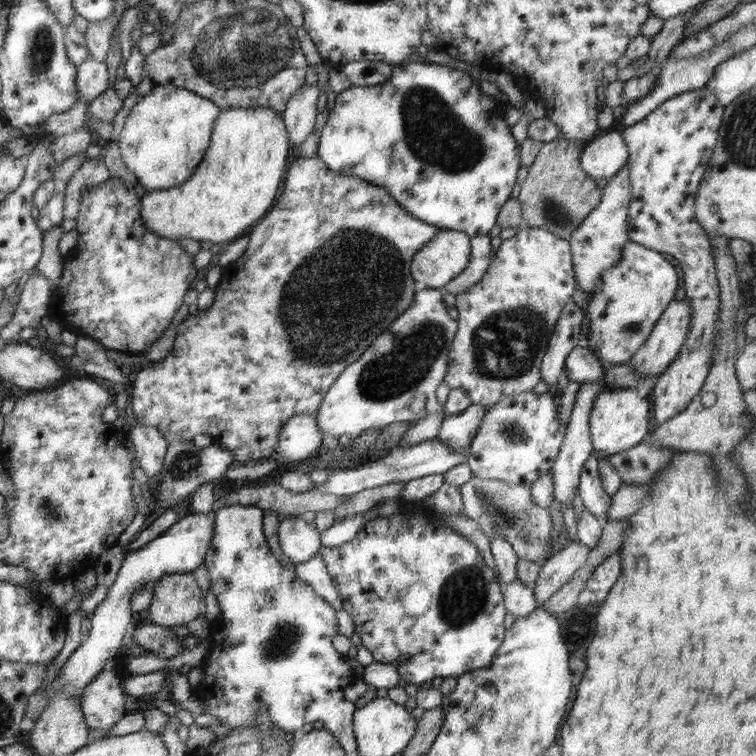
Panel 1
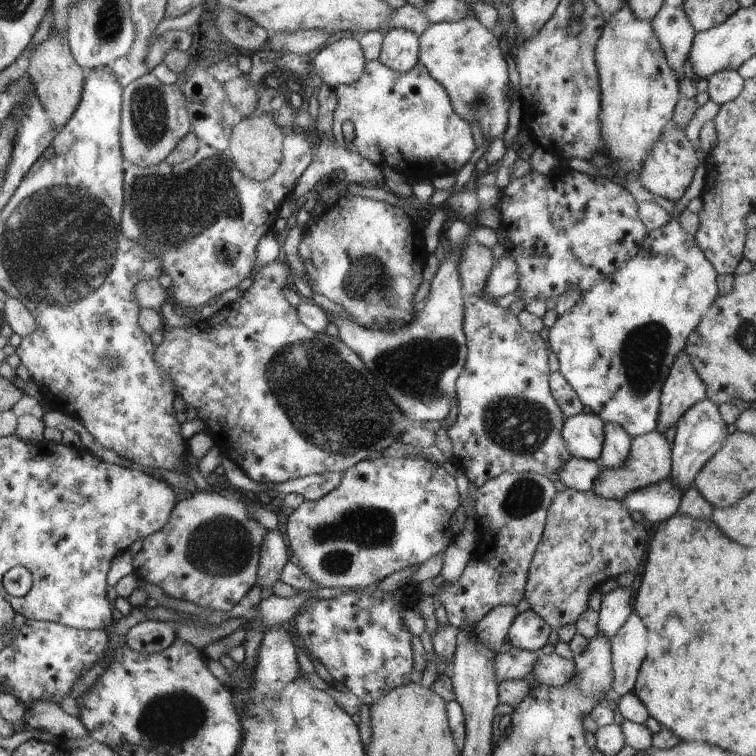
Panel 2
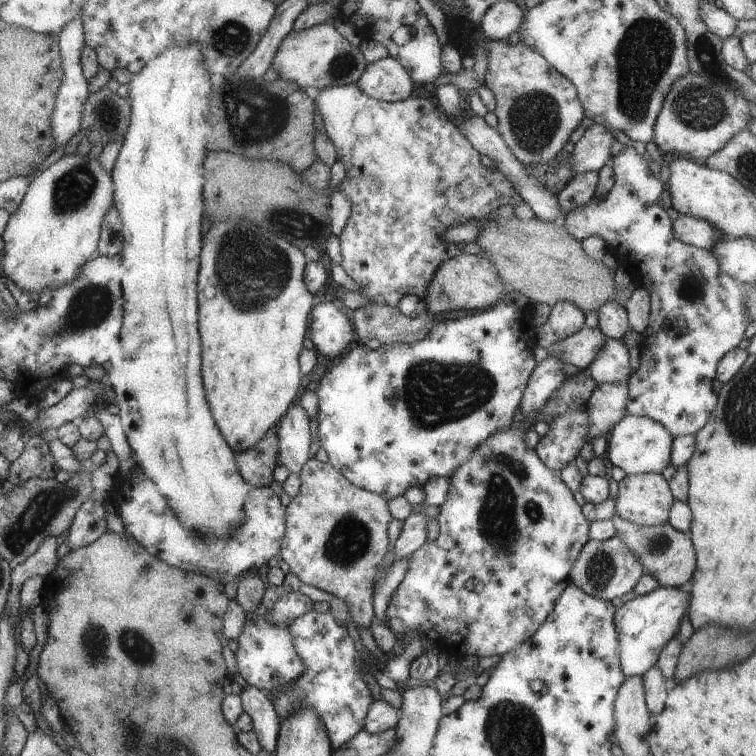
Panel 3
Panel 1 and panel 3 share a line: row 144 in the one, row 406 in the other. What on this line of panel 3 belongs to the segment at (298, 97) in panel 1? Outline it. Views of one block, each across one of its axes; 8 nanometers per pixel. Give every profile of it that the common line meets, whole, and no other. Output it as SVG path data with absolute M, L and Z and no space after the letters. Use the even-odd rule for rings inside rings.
M293 404L280 420L277 428L280 437L280 464L291 473L299 474L310 458L310 419L300 404Z

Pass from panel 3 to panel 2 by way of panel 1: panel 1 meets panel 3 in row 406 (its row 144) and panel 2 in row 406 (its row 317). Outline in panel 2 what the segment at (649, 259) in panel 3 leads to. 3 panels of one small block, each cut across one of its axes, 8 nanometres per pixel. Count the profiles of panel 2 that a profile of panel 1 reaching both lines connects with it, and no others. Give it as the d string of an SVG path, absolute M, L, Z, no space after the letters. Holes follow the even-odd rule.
M702 399L700 402L690 407L684 415L681 416L680 422L676 423L676 434L673 444L673 474L672 480L676 481L678 488L688 489L697 478L701 468L717 454L722 444L726 444L726 431L728 425L722 420L719 411L719 405L713 400Z

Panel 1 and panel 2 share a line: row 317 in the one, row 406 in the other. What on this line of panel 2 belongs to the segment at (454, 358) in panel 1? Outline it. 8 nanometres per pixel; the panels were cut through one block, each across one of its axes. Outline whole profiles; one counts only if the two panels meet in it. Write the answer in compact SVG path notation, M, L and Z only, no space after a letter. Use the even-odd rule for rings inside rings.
M465 295L464 330L468 337L468 358L465 370L457 380L456 422L446 432L452 442L452 460L464 469L468 480L475 484L472 488L476 489L505 472L531 472L548 476L558 472L573 457L561 433L566 418L548 388L550 352L546 342L540 338L540 334L530 334L526 328L522 328L517 316L508 307L494 303L484 295Z

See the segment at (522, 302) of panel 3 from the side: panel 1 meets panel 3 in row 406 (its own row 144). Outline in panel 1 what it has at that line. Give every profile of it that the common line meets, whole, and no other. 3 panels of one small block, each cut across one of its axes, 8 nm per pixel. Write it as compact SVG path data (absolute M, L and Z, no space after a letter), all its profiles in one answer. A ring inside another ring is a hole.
M421 58L393 66L393 72L386 83L376 86L356 86L340 92L334 100L334 106L328 109L328 118L319 136L318 156L333 172L344 176L361 177L370 184L386 189L389 195L401 204L418 220L426 221L441 229L468 233L472 238L486 234L496 224L496 216L501 212L500 206L510 198L518 170L522 167L518 142L511 133L512 126L505 118L507 103L490 97L480 89L479 80L463 70L452 69L438 64L425 64Z

